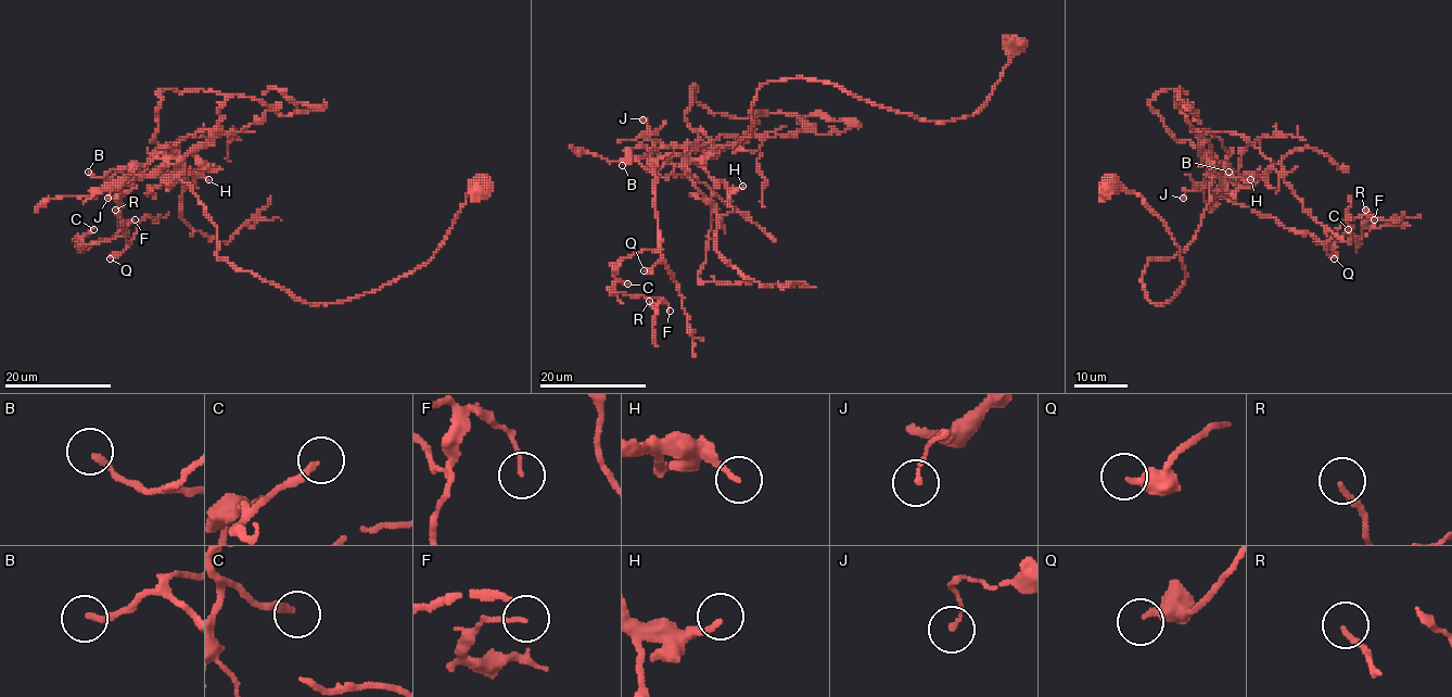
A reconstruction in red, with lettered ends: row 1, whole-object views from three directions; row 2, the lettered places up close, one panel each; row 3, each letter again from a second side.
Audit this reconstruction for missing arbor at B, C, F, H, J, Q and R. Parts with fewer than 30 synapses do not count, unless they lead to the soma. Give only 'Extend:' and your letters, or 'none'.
Extend: B

